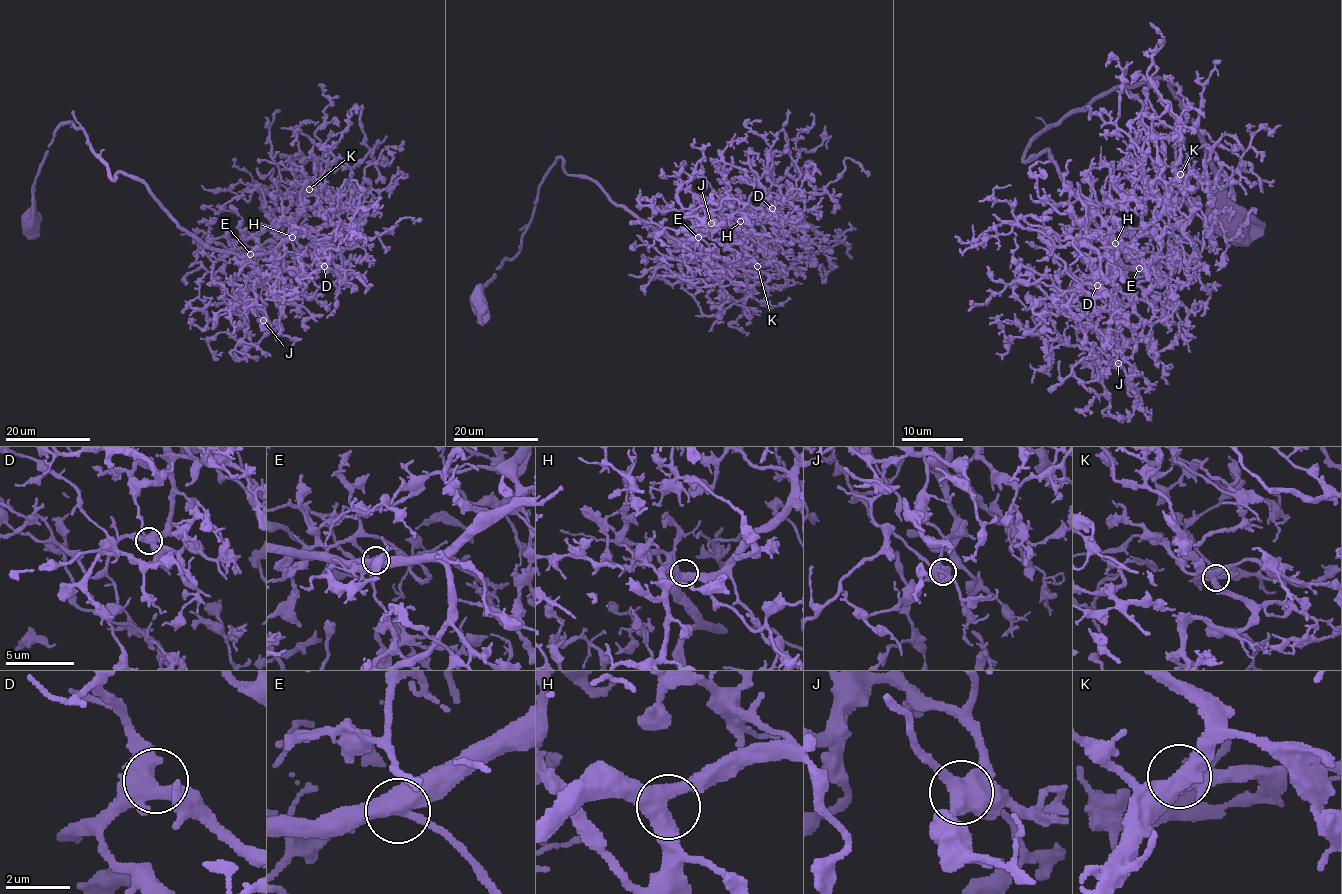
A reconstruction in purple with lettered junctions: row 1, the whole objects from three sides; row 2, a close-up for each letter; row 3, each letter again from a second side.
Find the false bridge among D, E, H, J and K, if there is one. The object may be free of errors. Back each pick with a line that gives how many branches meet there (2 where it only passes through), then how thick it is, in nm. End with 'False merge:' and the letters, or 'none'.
False merge: none

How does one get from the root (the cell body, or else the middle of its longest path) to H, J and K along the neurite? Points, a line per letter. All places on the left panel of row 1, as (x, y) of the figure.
H: (33, 223), (41, 161), (56, 129), (71, 123), (112, 179), (136, 176), (211, 247), (267, 254), (292, 237)
J: (33, 223), (41, 161), (71, 123), (112, 179), (136, 176), (180, 227), (272, 257), (247, 293), (263, 320)
K: (33, 223), (33, 186), (66, 123), (112, 179), (136, 176), (180, 227), (231, 254), (283, 244), (309, 189)

